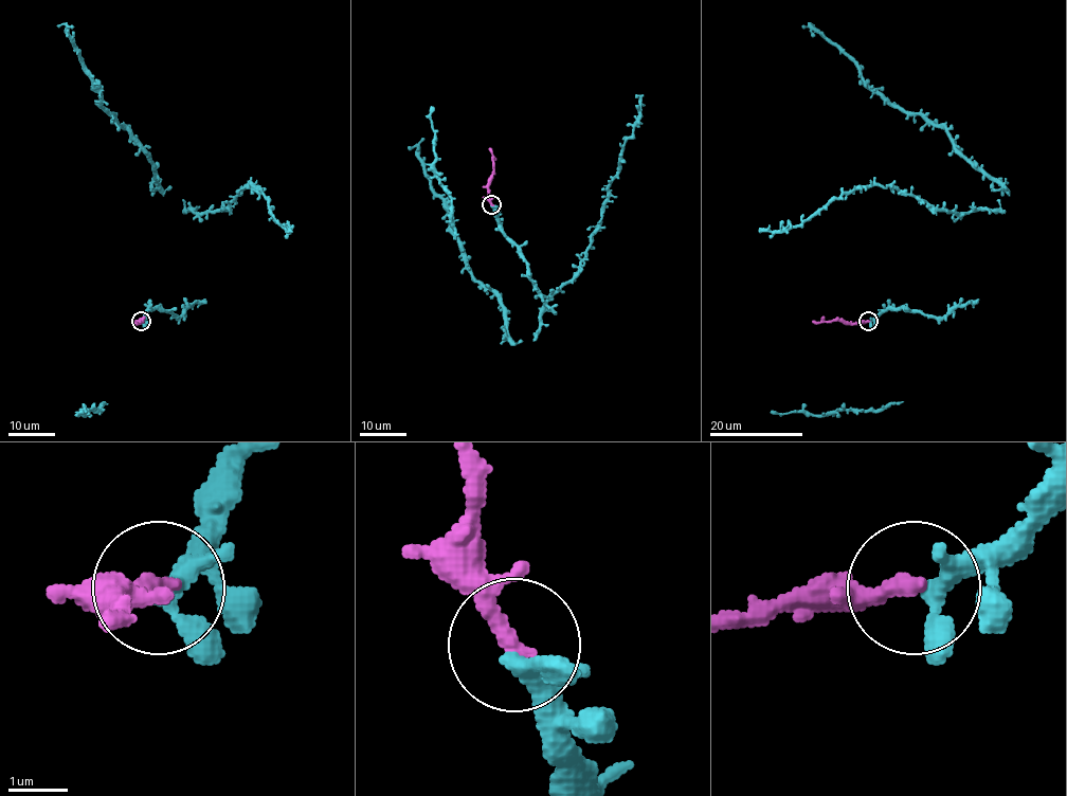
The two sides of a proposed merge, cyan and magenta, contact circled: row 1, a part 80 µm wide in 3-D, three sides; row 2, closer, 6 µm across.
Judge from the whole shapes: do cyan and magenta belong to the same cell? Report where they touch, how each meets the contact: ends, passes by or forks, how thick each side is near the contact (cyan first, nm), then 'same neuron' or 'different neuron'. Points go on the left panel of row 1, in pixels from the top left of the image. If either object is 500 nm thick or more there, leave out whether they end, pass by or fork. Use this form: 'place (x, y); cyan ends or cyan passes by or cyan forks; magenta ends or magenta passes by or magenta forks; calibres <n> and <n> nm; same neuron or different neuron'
place (141, 321); cyan forks; magenta ends; calibres 240 and 320 nm; same neuron

